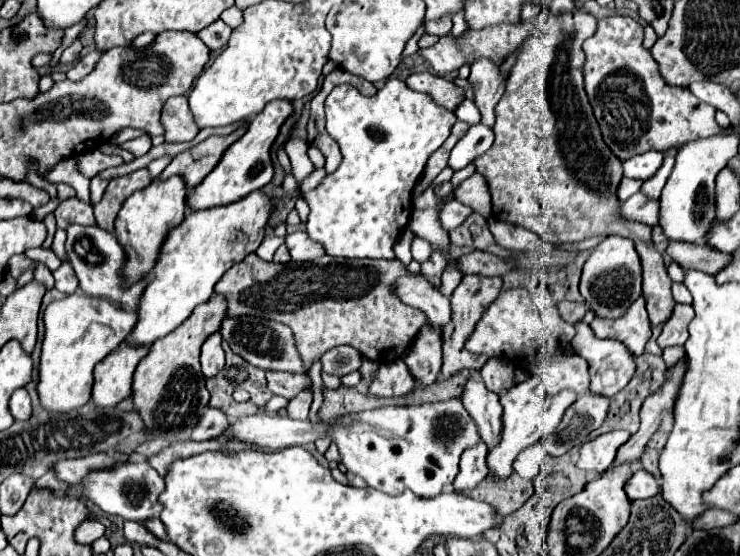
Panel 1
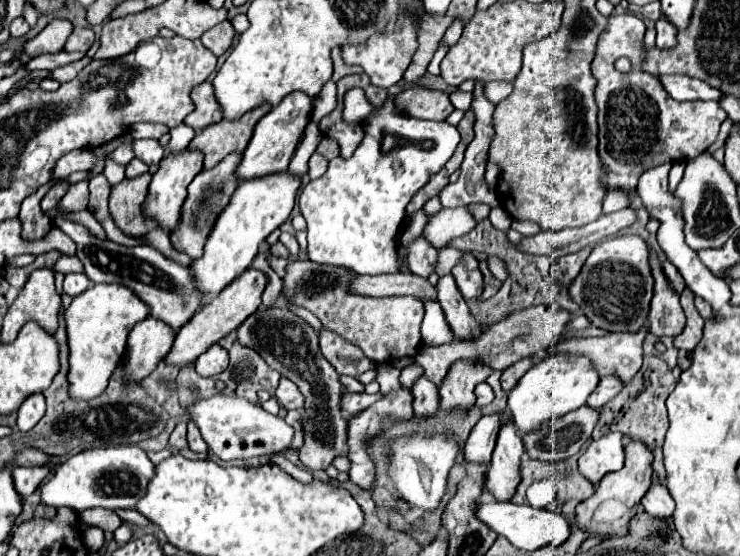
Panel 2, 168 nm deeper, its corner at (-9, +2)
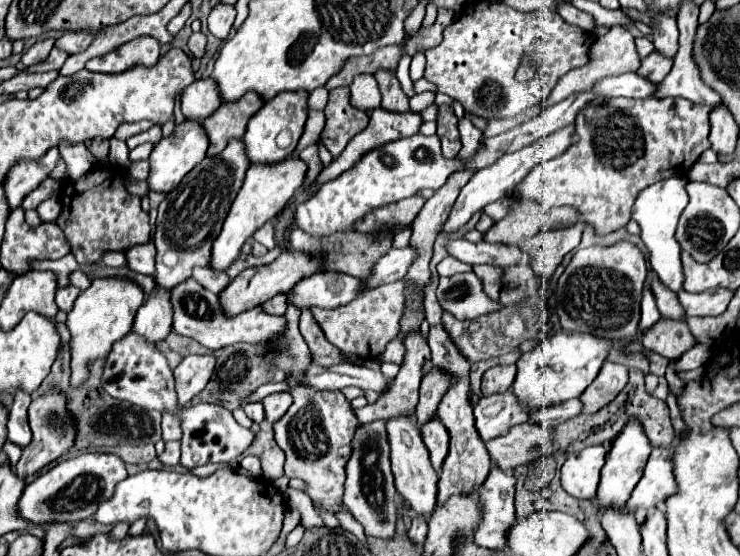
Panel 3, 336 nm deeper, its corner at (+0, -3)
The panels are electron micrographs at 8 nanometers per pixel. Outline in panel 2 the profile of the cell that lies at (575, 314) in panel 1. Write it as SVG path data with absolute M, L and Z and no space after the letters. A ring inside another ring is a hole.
M536 305L520 313L512 313L508 319L492 325L476 341L452 341L438 347L424 347L416 353L416 363L422 365L424 375L430 377L434 385L442 385L446 373L450 371L450 365L454 365L454 361L460 359L472 359L482 365L490 365L490 369L506 369L524 357L530 357L538 351L552 347L560 339L568 321L570 321L568 311L558 311L552 305Z

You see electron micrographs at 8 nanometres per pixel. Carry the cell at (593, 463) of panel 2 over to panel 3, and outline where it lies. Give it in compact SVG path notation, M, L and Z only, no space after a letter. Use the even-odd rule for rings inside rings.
M589 446L579 454L571 454L561 468L561 484L563 488L583 500L595 498L599 472L605 464L607 450L603 446Z

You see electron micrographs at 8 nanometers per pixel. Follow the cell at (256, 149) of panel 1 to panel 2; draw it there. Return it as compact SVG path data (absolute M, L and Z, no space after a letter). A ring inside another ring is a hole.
M290 93L290 97L284 97L276 107L272 107L256 123L254 135L244 151L244 159L238 165L238 171L236 171L240 181L286 171L288 163L294 155L294 149L296 149L306 125L310 123L310 115L312 115L312 99L306 97L306 93Z

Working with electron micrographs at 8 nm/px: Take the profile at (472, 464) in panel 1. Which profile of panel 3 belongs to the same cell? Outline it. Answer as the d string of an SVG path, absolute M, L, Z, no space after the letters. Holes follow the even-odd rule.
M511 390L485 396L475 406L475 426L483 442L507 434L511 426L517 426L525 420L527 414L525 410L521 410L521 406L517 406L517 398L513 398Z

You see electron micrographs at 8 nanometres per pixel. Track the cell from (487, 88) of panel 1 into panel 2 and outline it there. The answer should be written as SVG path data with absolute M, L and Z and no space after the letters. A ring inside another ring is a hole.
M476 83L472 111L476 115L476 121L474 121L476 135L474 135L472 143L468 145L468 149L466 149L466 155L464 155L464 161L462 161L462 167L460 167L458 181L452 183L452 185L446 185L444 191L440 193L440 205L442 207L456 207L456 205L466 205L466 203L488 203L490 207L498 207L500 205L500 201L496 199L496 194L490 193L490 189L486 185L486 179L484 179L484 167L486 167L486 161L488 161L488 145L490 145L492 137L494 137L494 129L492 129L494 105L484 97L482 83Z

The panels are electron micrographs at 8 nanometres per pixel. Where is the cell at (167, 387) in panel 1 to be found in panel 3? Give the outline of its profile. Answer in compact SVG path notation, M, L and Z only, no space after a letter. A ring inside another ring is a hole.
M289 250L289 252L283 252L275 262L267 264L267 266L257 266L257 268L247 268L243 270L237 278L231 280L231 284L219 294L219 304L221 304L221 310L225 316L233 318L241 312L247 312L247 310L253 310L255 306L267 302L269 298L273 298L275 294L281 294L281 292L289 292L289 288L293 288L299 280L303 280L305 276L313 274L313 270L321 270L319 262L317 260L311 260L307 258L305 254L301 252L295 252L295 250Z

